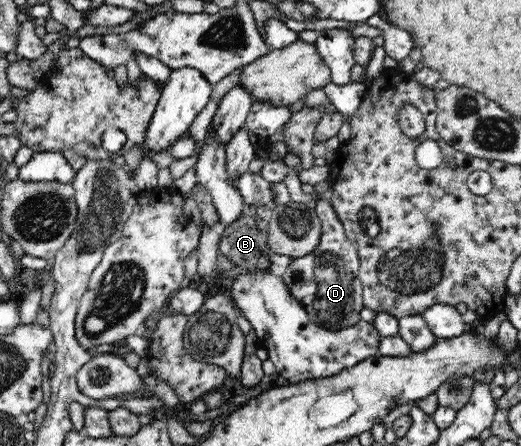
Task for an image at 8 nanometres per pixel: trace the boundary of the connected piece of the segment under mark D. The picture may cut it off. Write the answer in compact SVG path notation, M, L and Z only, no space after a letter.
M293 167L283 179L290 194L290 200L298 203L315 202L314 210L322 223L321 241L308 256L294 258L282 275L285 286L291 295L303 306L309 319L319 327L339 331L351 327L359 321L359 311L364 307L362 301L362 283L358 279L358 253L348 240L344 225L330 199L323 199L313 191L304 193L300 186L298 167Z

